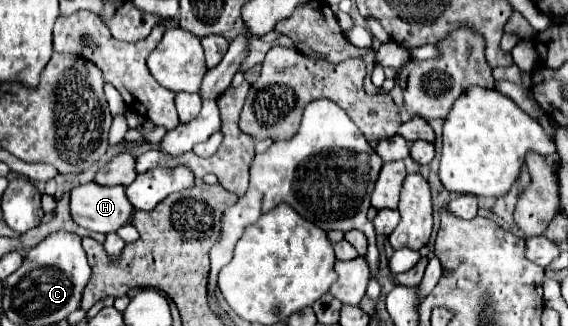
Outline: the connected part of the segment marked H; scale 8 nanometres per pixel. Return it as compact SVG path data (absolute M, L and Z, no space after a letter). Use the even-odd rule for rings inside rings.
M86 183L70 191L70 215L74 223L88 231L104 235L118 231L130 219L132 209L122 185L102 187Z

